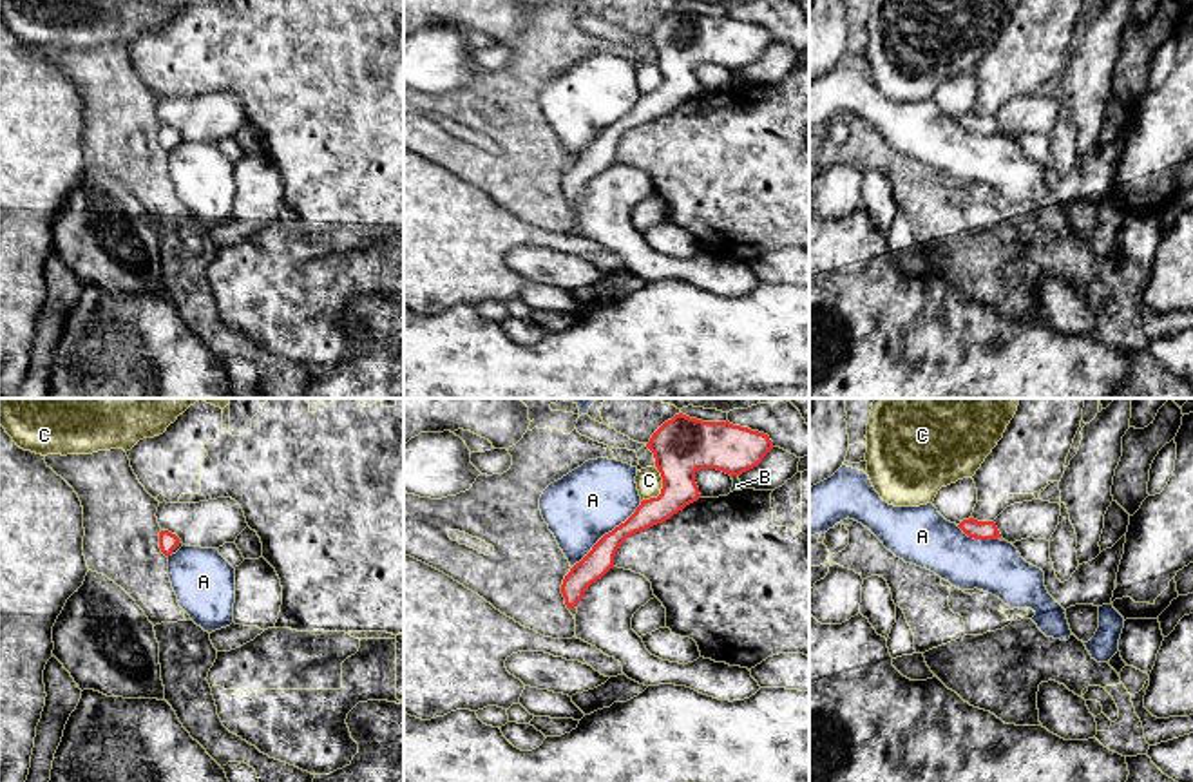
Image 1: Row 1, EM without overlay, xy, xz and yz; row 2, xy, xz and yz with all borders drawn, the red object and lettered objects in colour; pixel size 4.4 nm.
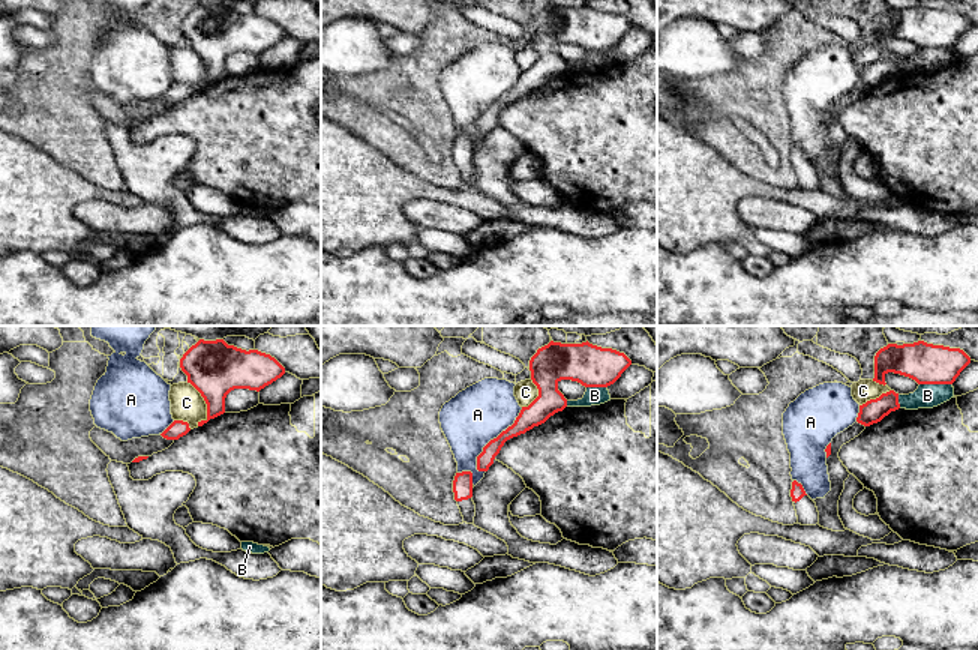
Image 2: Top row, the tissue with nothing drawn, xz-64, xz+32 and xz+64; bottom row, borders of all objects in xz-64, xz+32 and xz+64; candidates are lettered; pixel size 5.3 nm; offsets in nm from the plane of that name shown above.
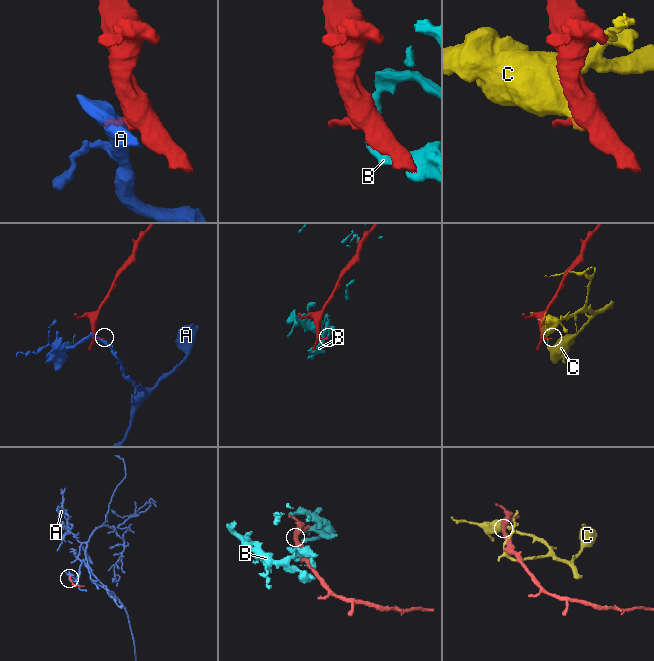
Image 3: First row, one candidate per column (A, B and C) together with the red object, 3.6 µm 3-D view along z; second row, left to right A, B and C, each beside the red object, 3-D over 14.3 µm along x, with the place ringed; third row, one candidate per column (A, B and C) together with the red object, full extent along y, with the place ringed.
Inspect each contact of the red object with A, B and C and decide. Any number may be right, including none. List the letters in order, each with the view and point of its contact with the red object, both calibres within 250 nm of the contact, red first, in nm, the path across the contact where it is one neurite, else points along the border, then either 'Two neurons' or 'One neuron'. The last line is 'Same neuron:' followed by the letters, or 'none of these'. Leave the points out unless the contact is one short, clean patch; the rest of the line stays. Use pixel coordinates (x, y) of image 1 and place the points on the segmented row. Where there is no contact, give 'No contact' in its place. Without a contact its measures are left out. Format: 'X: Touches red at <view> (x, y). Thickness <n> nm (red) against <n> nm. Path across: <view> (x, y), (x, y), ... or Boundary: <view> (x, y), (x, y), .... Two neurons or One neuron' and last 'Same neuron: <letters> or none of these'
A: Touches red at xz (609, 533). Thickness 120 nm (red) against 320 nm. Two neurons
B: Touches red at xz (734, 475). Thickness 240 nm (red) against 50 nm. Two neurons
C: Touches red at xz (661, 489). Thickness 260 nm (red) against 120 nm. Two neurons
Same neuron: none of these

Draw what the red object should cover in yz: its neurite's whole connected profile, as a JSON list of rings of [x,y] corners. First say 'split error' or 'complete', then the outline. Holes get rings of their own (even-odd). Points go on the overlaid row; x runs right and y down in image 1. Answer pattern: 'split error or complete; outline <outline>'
complete; outline [[[974,518],[963,520],[958,525],[969,538],[974,539],[997,539],[1001,538],[994,521],[978,521]]]

